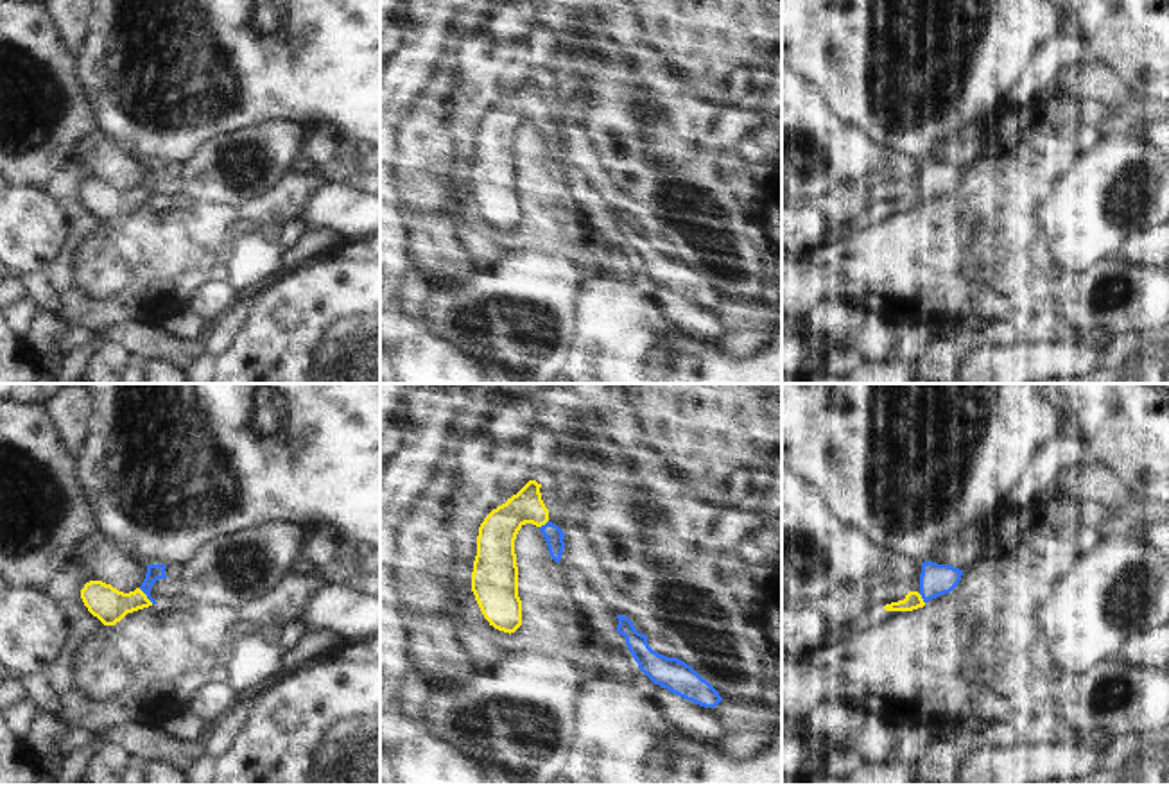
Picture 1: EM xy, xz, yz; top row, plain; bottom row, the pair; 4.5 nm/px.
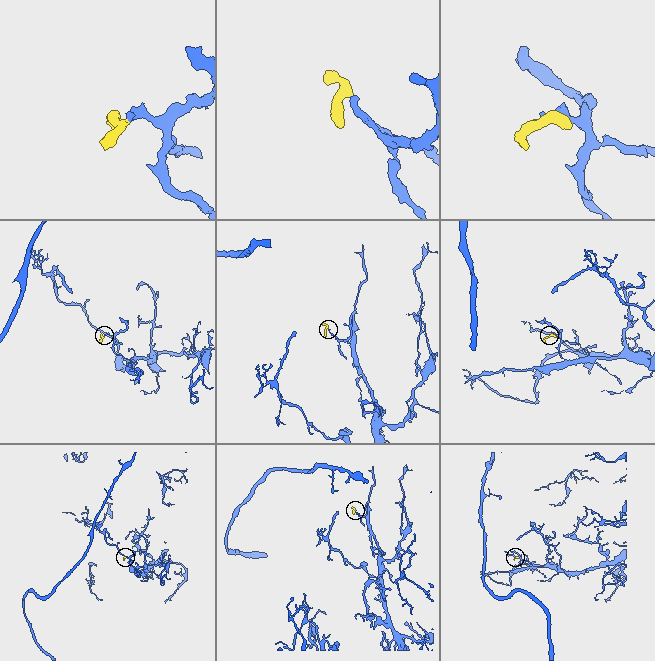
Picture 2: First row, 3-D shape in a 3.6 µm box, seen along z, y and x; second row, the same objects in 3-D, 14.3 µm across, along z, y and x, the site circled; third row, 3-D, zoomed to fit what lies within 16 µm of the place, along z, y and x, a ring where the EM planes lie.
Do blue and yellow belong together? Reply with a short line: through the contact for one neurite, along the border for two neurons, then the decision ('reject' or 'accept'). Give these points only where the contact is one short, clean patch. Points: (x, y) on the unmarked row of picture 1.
line xy (155, 171), (146, 192), (129, 201), (108, 203); accept

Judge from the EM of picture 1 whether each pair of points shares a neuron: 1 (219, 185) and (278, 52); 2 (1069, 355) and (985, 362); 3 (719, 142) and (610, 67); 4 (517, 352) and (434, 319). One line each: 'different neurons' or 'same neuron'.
1: different neurons
2: same neuron
3: different neurons
4: same neuron

